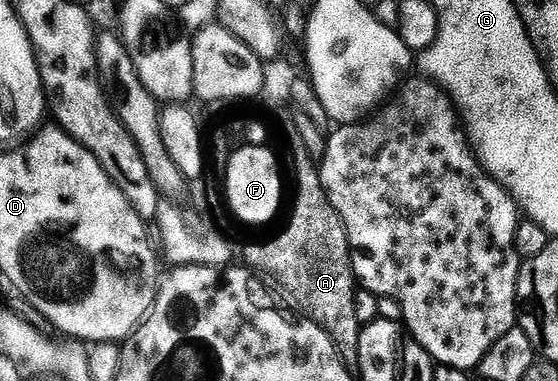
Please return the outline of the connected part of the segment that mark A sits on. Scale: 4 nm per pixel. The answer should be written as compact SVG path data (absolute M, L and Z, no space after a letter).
M303 136L287 138L287 146L291 154L298 160L301 170L300 206L297 207L294 214L287 218L285 231L278 238L273 238L270 242L263 243L262 246L247 247L245 258L255 269L270 274L317 321L316 325L333 337L342 358L353 364L357 361L357 345L359 344L362 324L355 316L355 296L359 289L359 283L353 276L353 255L349 252L345 225L339 216L339 212L335 212L335 208L323 188L318 159L311 156Z

